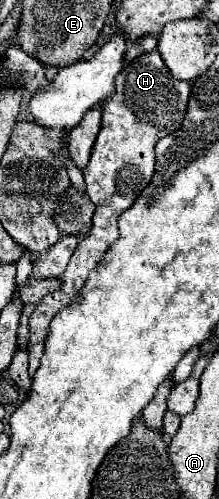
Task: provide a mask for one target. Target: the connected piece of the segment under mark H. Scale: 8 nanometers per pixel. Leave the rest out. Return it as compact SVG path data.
M148 52L134 62L128 62L124 70L116 76L116 94L110 96L102 104L102 128L92 148L90 162L84 170L86 194L96 206L92 216L90 232L80 240L76 252L72 254L68 268L62 276L62 286L56 292L44 296L44 300L36 306L36 312L30 316L30 338L28 338L28 354L30 354L30 376L34 376L40 366L40 358L44 352L44 338L48 334L48 324L54 314L68 306L72 298L84 286L90 270L100 262L108 246L120 236L118 234L118 214L130 208L136 196L148 186L154 172L154 144L168 134L172 128L178 130L190 96L190 84L176 80L170 76L160 52Z

